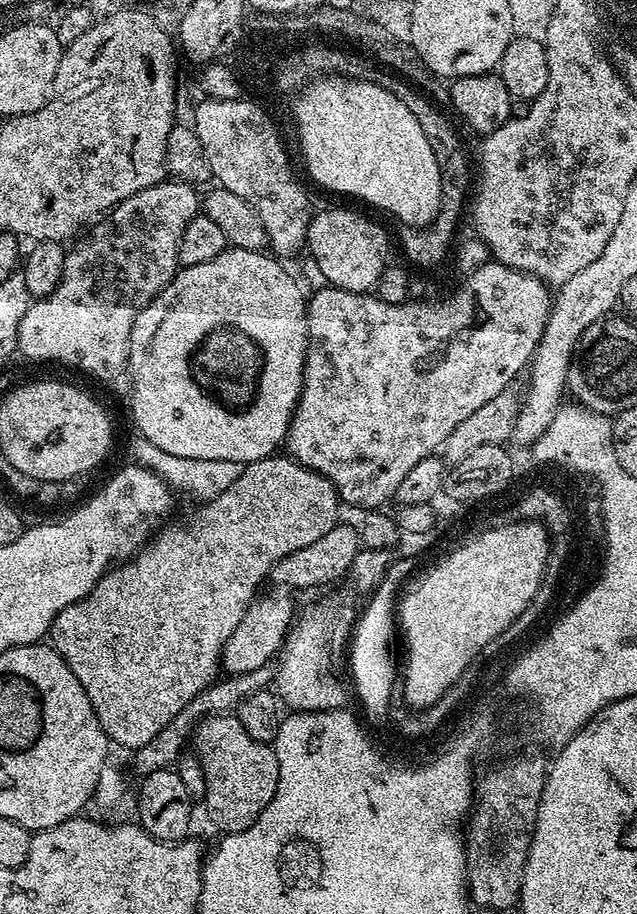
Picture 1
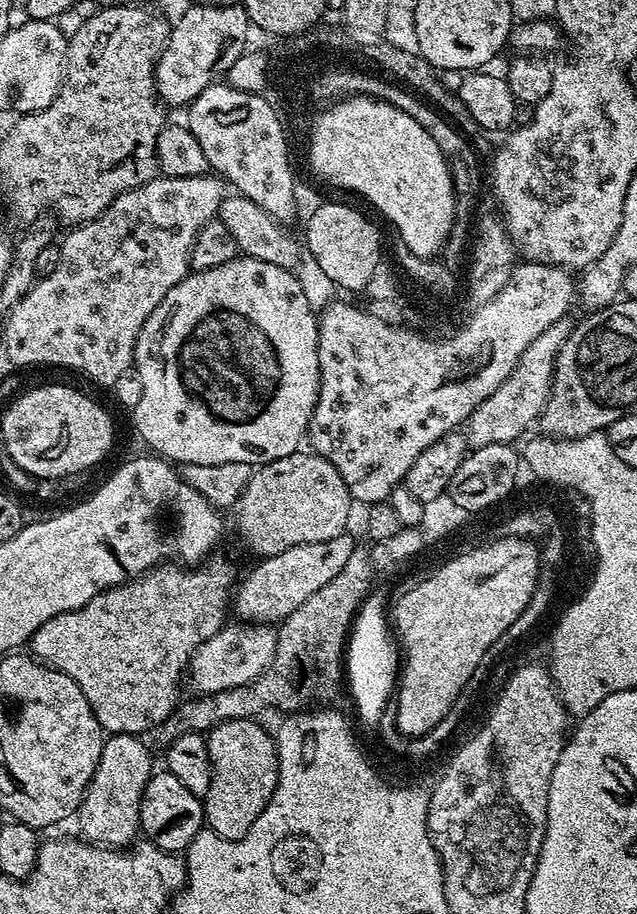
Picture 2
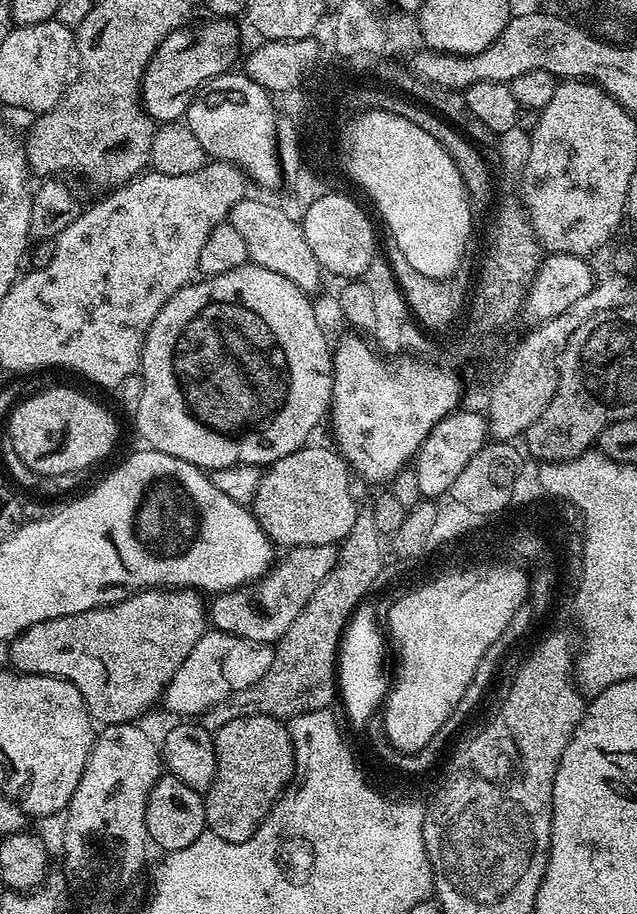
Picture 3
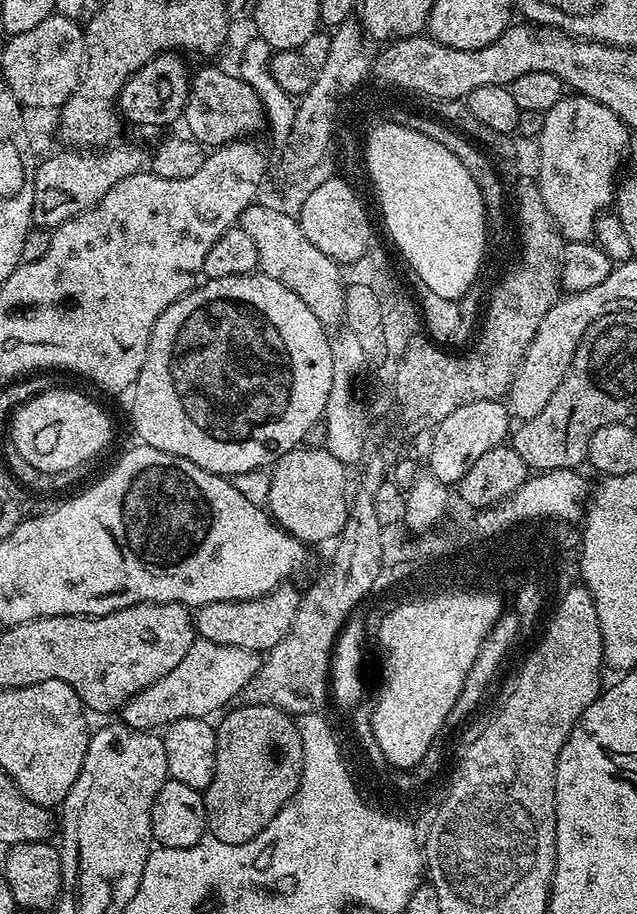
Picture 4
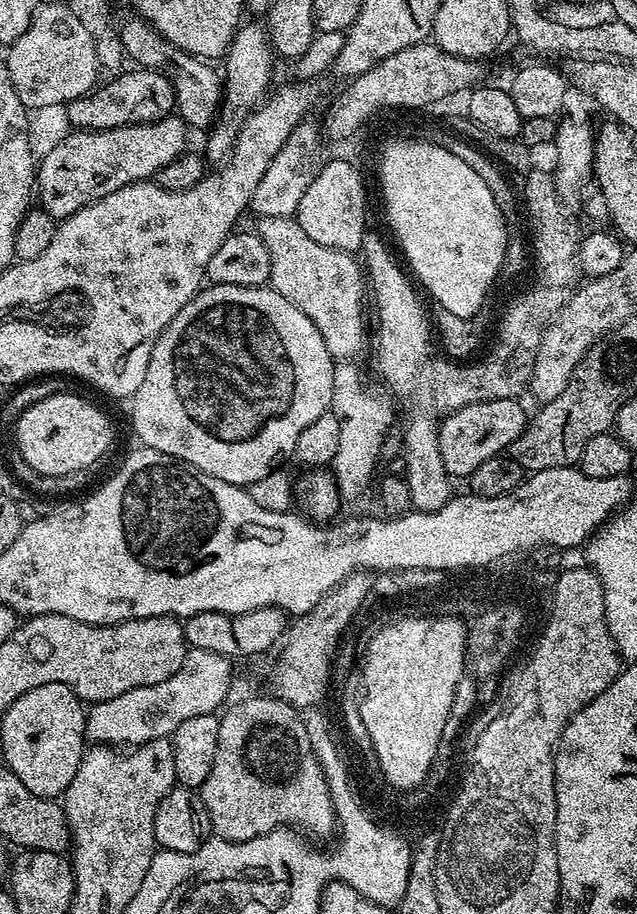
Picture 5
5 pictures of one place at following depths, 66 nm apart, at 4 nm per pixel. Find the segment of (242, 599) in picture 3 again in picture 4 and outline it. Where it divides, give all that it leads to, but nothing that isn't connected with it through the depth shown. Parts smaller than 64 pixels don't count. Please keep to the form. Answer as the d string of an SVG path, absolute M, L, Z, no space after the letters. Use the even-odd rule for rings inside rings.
M285 582L277 586L273 592L267 592L265 596L259 596L253 600L231 600L230 602L210 602L199 605L194 612L197 637L214 642L218 646L238 646L242 650L261 654L271 652L274 646L278 646L278 642L282 642L282 638L286 638L290 630L290 622L294 622L294 614L298 614L302 592L294 585L295 583Z

